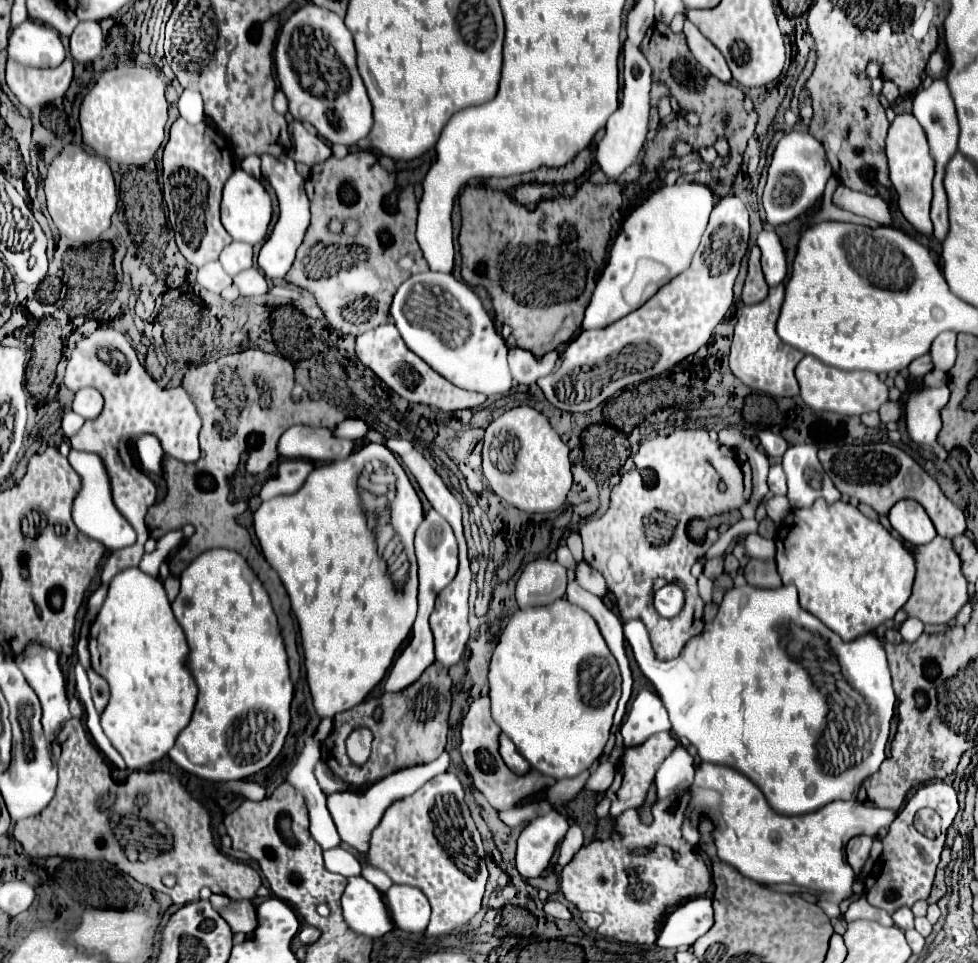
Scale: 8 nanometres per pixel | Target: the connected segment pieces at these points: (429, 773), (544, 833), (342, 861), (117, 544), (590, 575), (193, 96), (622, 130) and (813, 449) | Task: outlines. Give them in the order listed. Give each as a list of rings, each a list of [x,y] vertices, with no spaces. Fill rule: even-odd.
[[[443,752],[437,760],[433,760],[431,764],[425,764],[425,766],[413,766],[413,768],[405,768],[405,770],[399,770],[387,778],[383,778],[383,782],[379,784],[373,784],[369,790],[361,792],[361,794],[355,794],[355,792],[335,792],[335,794],[329,794],[327,796],[327,808],[333,816],[333,822],[339,830],[339,836],[343,838],[345,844],[357,848],[359,852],[367,852],[369,848],[369,838],[371,838],[371,832],[375,828],[375,824],[379,824],[383,812],[387,810],[387,806],[395,800],[401,800],[405,796],[411,796],[415,790],[419,790],[427,780],[431,780],[433,776],[445,772],[449,766],[449,754]]]
[[[557,810],[545,816],[533,818],[519,834],[517,840],[517,862],[519,874],[527,878],[537,878],[549,866],[559,840],[563,840],[569,828],[569,820]]]
[[[345,848],[325,850],[323,856],[325,856],[325,868],[329,872],[337,872],[343,876],[355,876],[361,872],[361,864]]]
[[[71,450],[69,454],[69,462],[75,468],[75,472],[81,476],[81,492],[73,502],[73,522],[75,526],[87,534],[93,540],[103,542],[109,550],[117,550],[117,548],[125,548],[133,545],[137,540],[137,535],[133,526],[127,522],[121,512],[115,508],[113,500],[111,500],[111,488],[109,488],[109,476],[105,472],[105,466],[101,462],[101,458],[97,454],[89,454],[89,452],[77,452]]]
[[[579,562],[579,572],[577,572],[577,580],[579,580],[579,584],[587,590],[587,592],[591,592],[591,594],[595,594],[595,596],[599,596],[599,598],[603,598],[605,594],[607,594],[607,584],[605,584],[605,580],[603,580],[603,576],[599,574],[599,572],[595,572],[587,562]]]
[[[185,90],[179,98],[179,114],[185,118],[189,124],[199,124],[203,122],[203,100],[199,92]]]
[[[625,44],[625,86],[623,86],[623,100],[619,104],[619,110],[611,114],[607,126],[605,126],[605,136],[597,146],[597,162],[603,168],[603,172],[615,180],[627,166],[631,166],[645,142],[647,136],[647,122],[649,122],[649,90],[651,90],[651,68],[641,54],[641,50],[633,44]]]
[[[789,446],[783,456],[783,470],[787,474],[791,508],[811,506],[817,498],[825,498],[831,504],[841,496],[817,458],[817,446]]]

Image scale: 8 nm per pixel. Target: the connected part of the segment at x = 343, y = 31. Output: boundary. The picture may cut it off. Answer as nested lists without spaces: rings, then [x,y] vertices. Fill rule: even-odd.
[[[315,4],[297,10],[281,30],[275,64],[279,86],[289,100],[289,112],[295,120],[307,120],[321,138],[343,146],[353,146],[371,132],[371,102],[357,72],[351,32],[339,16]]]

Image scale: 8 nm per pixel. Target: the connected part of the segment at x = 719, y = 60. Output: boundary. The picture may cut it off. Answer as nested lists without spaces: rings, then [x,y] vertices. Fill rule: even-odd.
[[[685,18],[683,32],[687,36],[687,44],[701,66],[705,66],[715,78],[722,82],[731,81],[731,70],[721,52]]]

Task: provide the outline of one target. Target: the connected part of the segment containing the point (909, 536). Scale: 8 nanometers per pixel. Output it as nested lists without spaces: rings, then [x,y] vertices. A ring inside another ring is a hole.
[[[901,500],[889,510],[889,522],[893,530],[909,544],[919,546],[931,542],[937,532],[927,512],[915,500]]]

